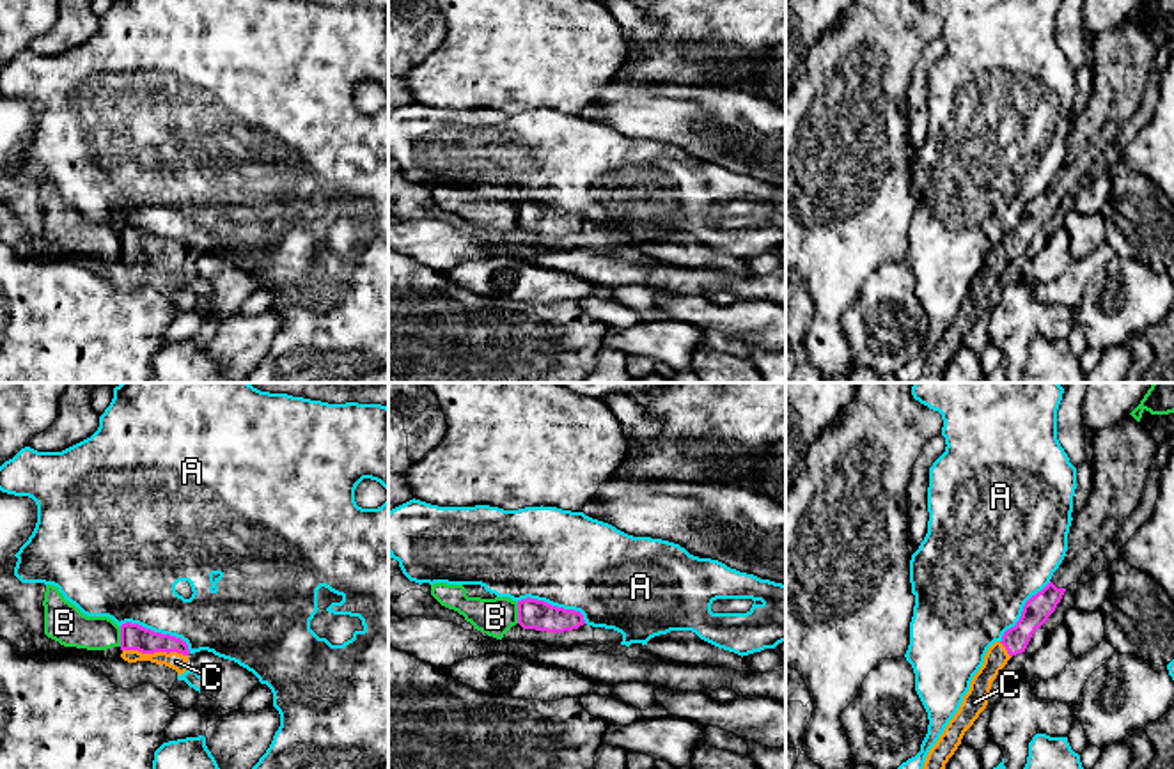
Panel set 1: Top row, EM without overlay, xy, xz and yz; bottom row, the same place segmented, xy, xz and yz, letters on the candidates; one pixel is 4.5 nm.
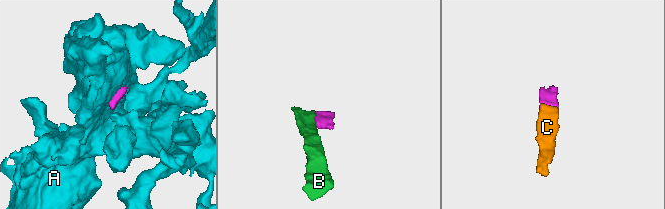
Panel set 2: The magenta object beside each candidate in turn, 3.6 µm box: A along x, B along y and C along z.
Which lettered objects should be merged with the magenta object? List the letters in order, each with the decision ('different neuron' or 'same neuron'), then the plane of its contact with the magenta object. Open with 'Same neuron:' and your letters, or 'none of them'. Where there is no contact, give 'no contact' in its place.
Same neuron: C
A: different neuron | xy
B: different neuron | xz
C: same neuron | xy

